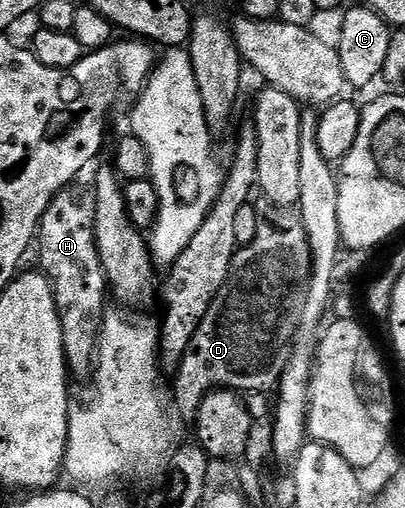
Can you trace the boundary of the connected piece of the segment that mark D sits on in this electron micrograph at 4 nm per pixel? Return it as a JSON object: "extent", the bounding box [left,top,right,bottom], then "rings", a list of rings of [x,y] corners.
{"extent":[173,217,311,417],"rings":[[[292,217],[292,219],[263,219],[259,223],[259,228],[255,231],[255,236],[251,239],[251,244],[248,247],[240,246],[235,252],[235,260],[233,265],[229,269],[229,277],[225,281],[225,285],[221,285],[221,293],[217,293],[217,297],[209,305],[209,313],[205,313],[205,321],[201,321],[201,325],[197,325],[197,333],[193,333],[193,341],[189,341],[189,349],[185,349],[183,354],[183,359],[180,361],[177,370],[174,372],[175,375],[175,403],[173,399],[173,407],[176,412],[180,411],[183,415],[188,415],[188,417],[194,417],[199,414],[199,406],[203,404],[203,399],[206,395],[210,395],[212,391],[216,389],[230,389],[236,393],[244,393],[243,391],[271,391],[274,392],[279,385],[279,378],[283,375],[283,370],[287,364],[288,357],[291,356],[291,348],[297,338],[297,332],[299,330],[299,318],[303,312],[303,306],[307,300],[307,286],[311,280],[311,246],[309,245],[309,237],[305,233],[303,228],[303,221],[298,217]]]}

